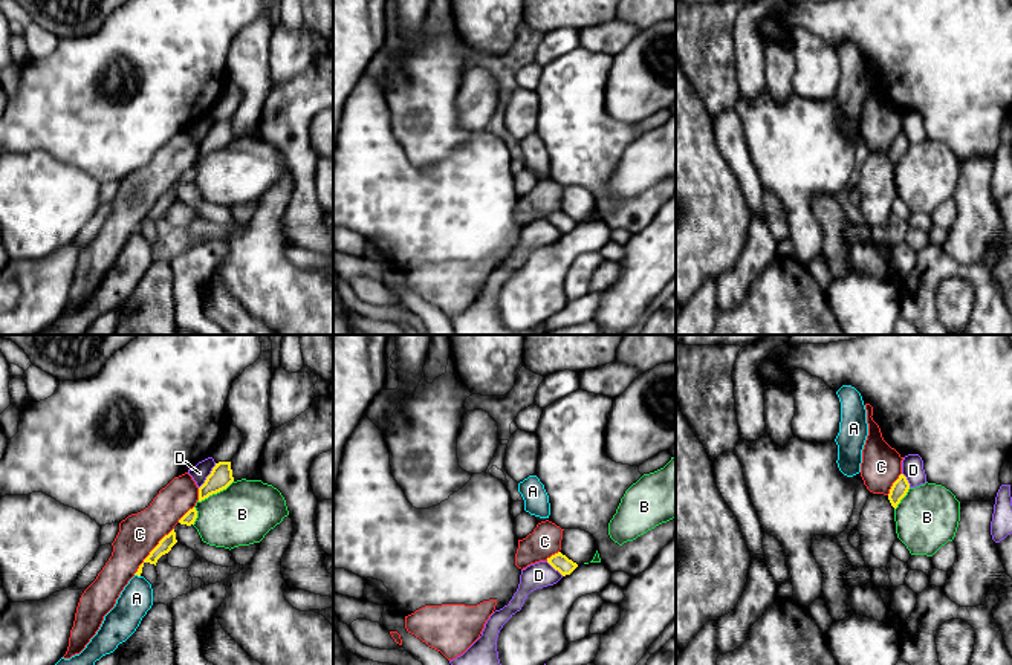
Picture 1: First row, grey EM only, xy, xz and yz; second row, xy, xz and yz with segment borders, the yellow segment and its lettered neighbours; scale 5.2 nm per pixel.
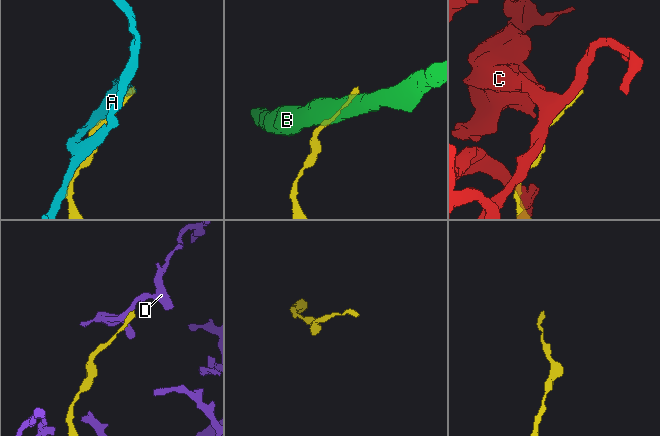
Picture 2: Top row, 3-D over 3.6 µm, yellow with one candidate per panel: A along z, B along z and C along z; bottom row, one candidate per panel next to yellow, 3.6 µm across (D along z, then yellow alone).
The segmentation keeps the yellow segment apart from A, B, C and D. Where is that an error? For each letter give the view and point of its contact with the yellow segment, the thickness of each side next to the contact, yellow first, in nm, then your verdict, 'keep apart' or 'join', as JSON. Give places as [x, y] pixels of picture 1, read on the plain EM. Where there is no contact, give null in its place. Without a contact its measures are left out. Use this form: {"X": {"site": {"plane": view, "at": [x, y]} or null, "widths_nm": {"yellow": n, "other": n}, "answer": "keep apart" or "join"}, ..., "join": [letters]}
{"A": {"site": {"plane": "xy", "at": [138, 233]}, "widths_nm": {"yellow": 70, "other": 170}, "answer": "keep apart"}, "B": {"site": {"plane": "xy", "at": [214, 150]}, "widths_nm": {"yellow": 120, "other": 320}, "answer": "keep apart"}, "C": {"site": {"plane": "xy", "at": [152, 208]}, "widths_nm": {"yellow": 70, "other": 220}, "answer": "keep apart"}, "D": {"site": {"plane": "xy", "at": [208, 133]}, "widths_nm": {"yellow": 120, "other": 90}, "answer": "keep apart"}, "join": []}

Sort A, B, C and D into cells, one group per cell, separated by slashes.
A / B / C / D

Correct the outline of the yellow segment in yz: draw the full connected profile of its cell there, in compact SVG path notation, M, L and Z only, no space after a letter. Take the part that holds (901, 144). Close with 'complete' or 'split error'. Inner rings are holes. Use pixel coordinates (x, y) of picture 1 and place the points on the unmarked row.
M903 131L899 133L899 136L893 141L888 157L891 164L896 167L900 157L907 153L910 147L910 141Z; complete

